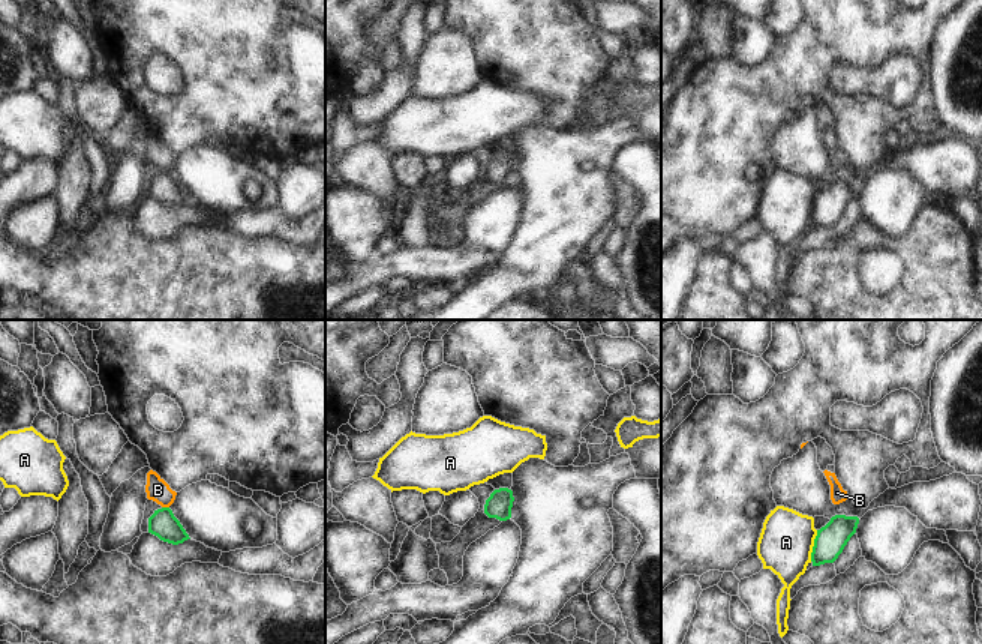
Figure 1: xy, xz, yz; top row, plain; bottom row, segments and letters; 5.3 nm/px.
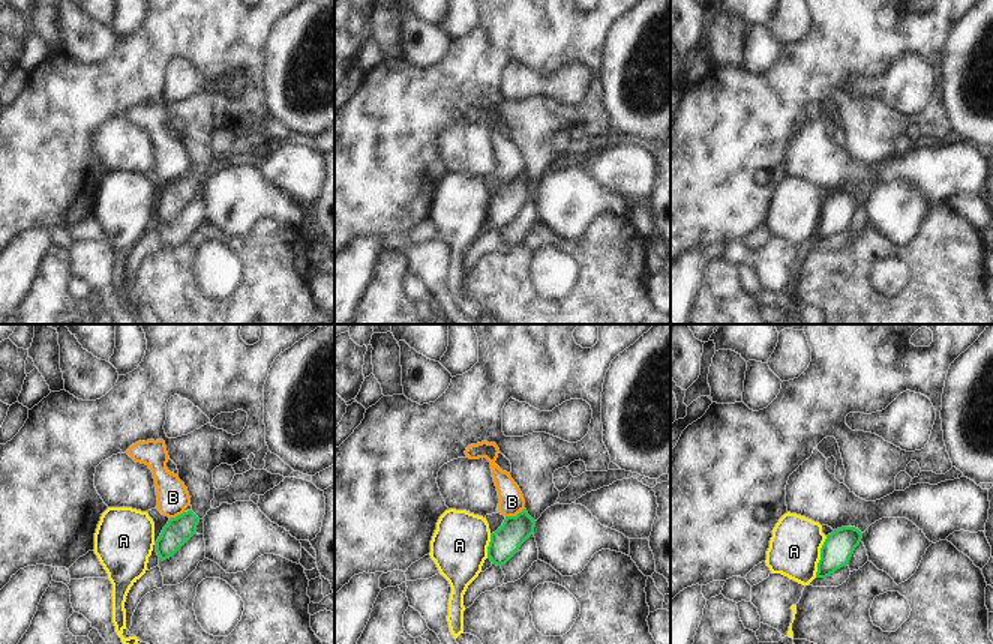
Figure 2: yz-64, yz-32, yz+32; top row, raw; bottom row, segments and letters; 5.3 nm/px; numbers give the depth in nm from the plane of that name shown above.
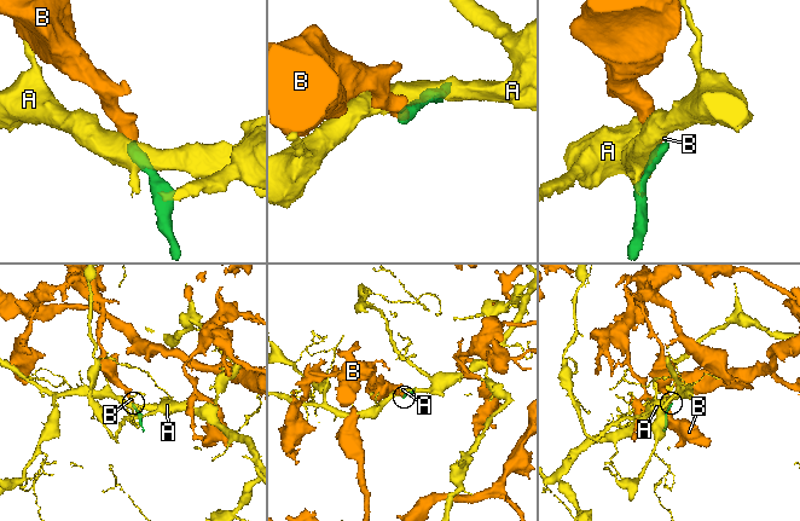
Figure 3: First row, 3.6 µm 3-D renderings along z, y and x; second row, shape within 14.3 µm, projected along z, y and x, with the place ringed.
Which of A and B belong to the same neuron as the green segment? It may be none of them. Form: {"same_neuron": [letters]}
{"same_neuron": []}

